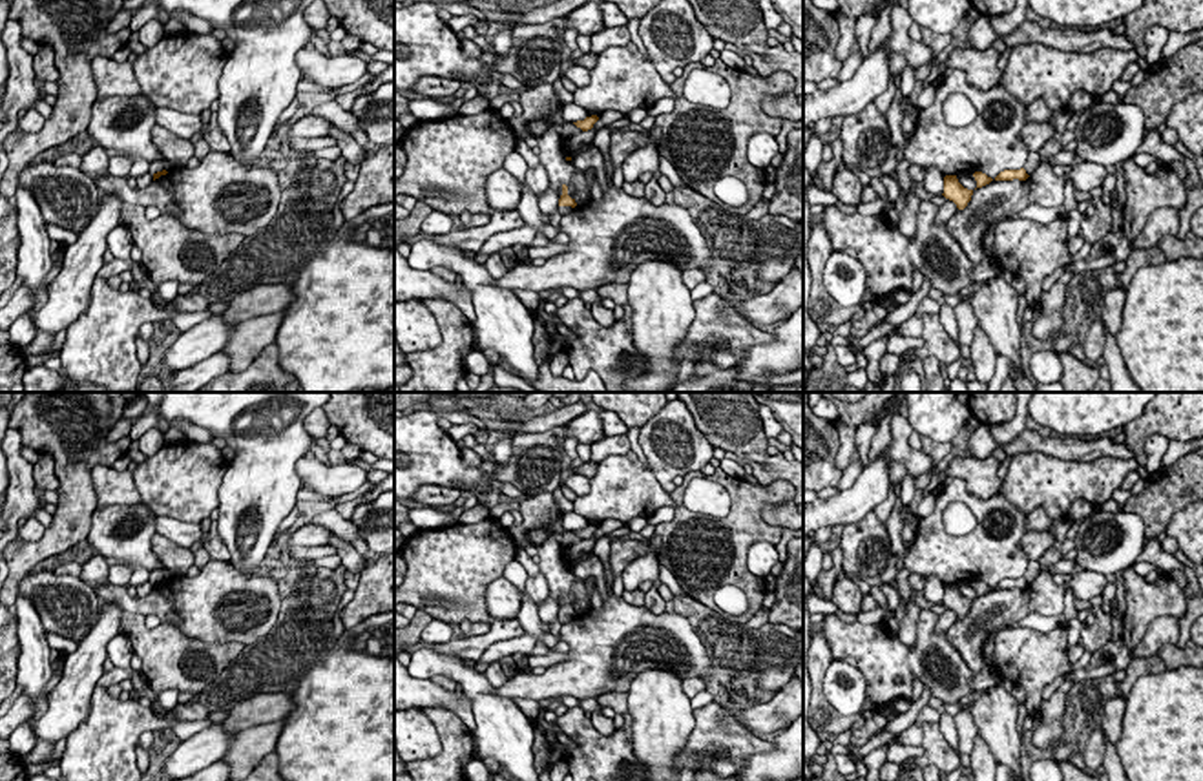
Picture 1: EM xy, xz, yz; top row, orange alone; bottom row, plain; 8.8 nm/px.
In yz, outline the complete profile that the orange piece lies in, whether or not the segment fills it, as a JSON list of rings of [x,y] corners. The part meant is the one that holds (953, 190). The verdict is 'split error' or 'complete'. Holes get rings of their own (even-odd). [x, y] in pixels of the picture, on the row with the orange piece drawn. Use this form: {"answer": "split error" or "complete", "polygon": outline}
{"answer": "complete", "polygon": [[[957,175],[944,177],[944,193],[946,199],[953,201],[958,210],[964,210],[971,201],[973,190],[964,188]]]}

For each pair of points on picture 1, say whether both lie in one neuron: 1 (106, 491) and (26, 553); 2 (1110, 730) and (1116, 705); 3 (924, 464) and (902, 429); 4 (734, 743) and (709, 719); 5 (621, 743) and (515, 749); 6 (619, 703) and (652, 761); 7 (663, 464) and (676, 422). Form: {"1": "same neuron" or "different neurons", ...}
{"1": "different neurons", "2": "same neuron", "3": "same neuron", "4": "same neuron", "5": "different neurons", "6": "different neurons", "7": "same neuron"}

